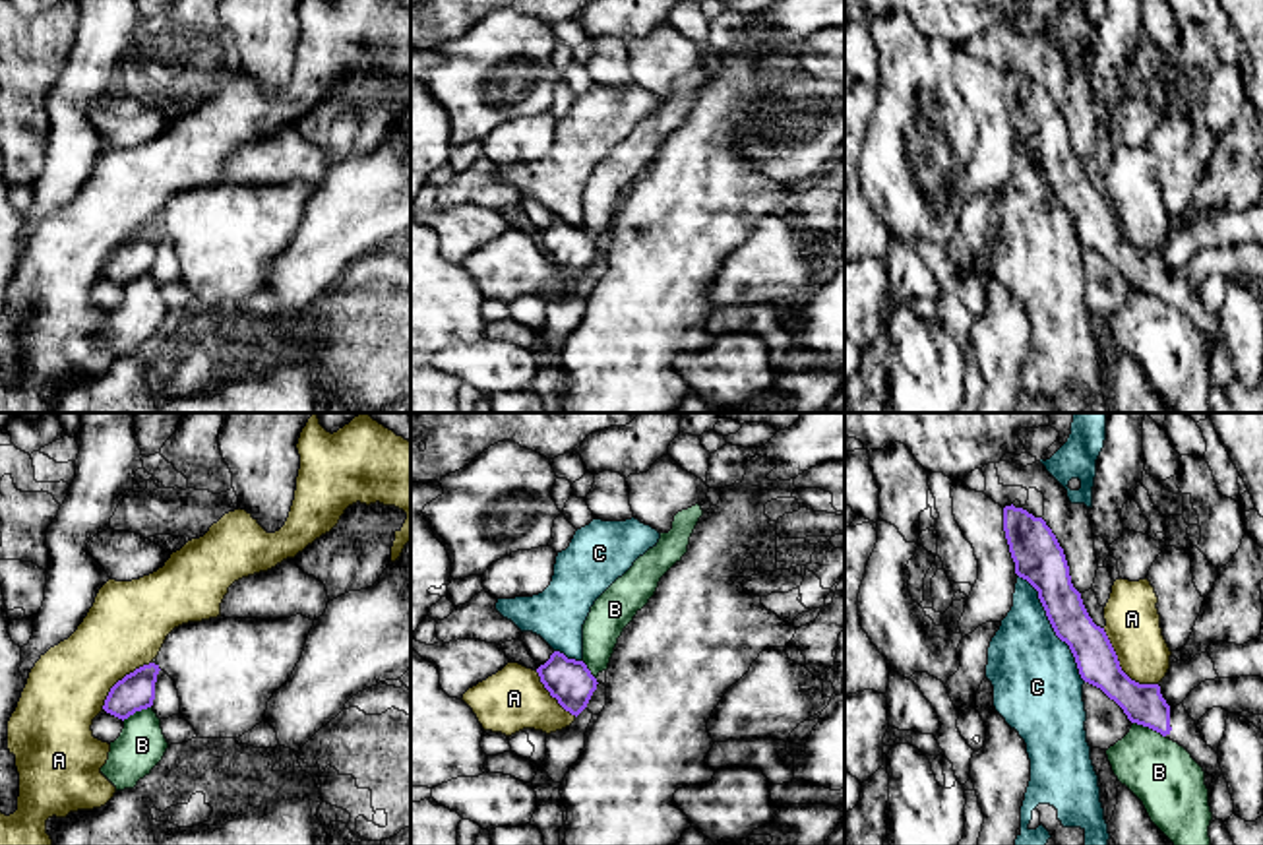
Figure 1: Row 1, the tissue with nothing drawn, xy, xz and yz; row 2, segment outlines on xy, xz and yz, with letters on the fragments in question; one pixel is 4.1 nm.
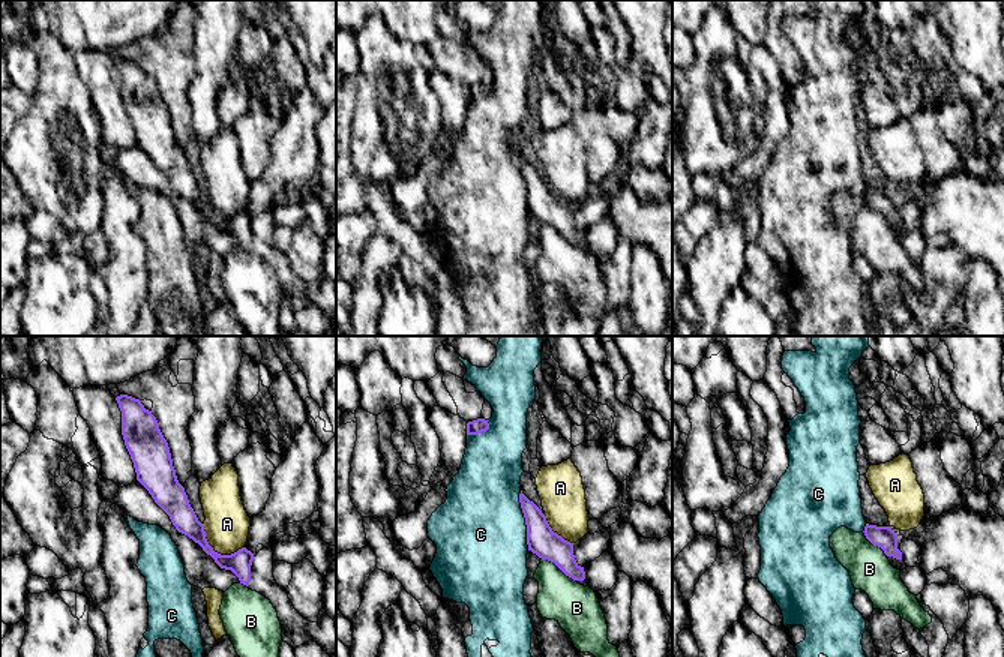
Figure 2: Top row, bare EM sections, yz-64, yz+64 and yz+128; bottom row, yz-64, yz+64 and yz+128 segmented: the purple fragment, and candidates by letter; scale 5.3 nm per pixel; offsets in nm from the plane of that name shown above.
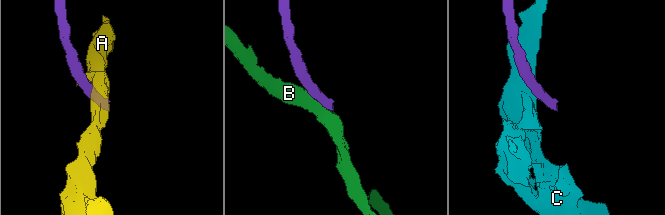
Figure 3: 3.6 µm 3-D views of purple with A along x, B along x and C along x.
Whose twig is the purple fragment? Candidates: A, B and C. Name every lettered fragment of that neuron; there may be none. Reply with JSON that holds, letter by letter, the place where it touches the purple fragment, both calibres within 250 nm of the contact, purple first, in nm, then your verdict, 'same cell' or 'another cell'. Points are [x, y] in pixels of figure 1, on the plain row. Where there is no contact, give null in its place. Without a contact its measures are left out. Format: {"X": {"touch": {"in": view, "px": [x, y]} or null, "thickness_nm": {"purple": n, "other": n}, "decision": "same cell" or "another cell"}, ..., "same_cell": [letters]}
{"A": {"touch": {"in": "yz", "px": [1120, 233]}, "thickness_nm": {"purple": 170, "other": 220}, "decision": "another cell"}, "B": {"touch": {"in": "yz", "px": [1149, 293]}, "thickness_nm": {"purple": 170, "other": 280}, "decision": "another cell"}, "C": {"touch": {"in": "yz", "px": [1052, 192]}, "thickness_nm": {"purple": 180, "other": 360}, "decision": "another cell"}, "same_cell": []}

